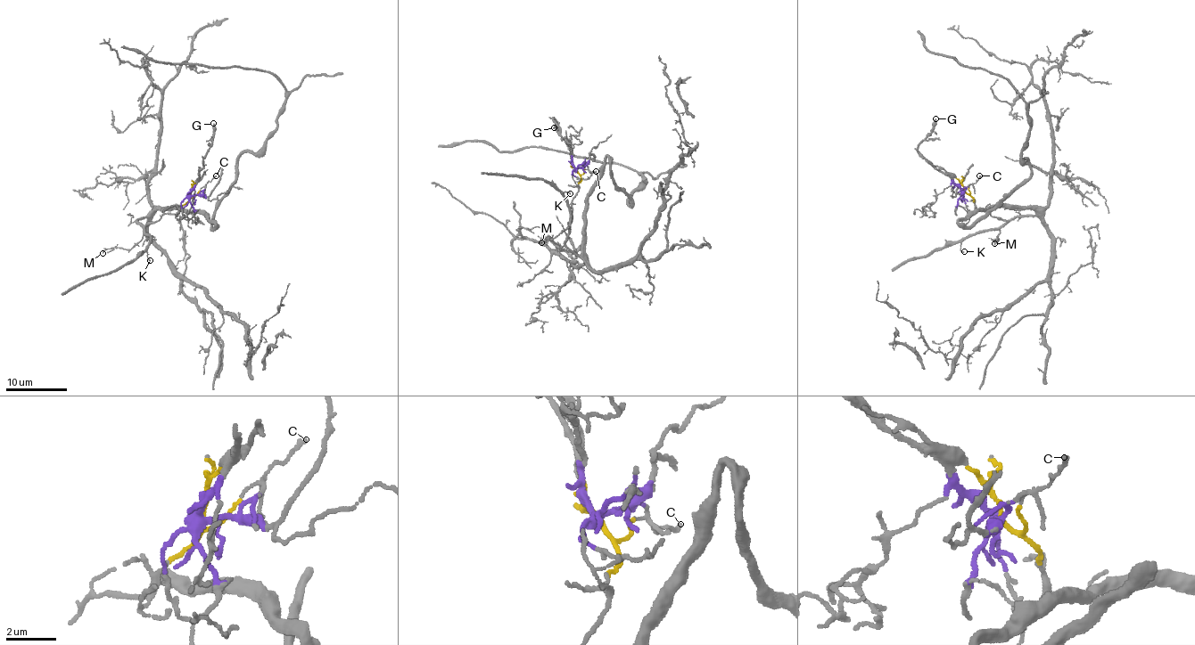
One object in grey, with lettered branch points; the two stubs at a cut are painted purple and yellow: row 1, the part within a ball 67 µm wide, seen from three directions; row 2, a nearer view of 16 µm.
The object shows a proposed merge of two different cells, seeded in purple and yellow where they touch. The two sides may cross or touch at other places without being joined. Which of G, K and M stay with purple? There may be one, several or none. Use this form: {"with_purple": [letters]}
{"with_purple": ["G"]}

